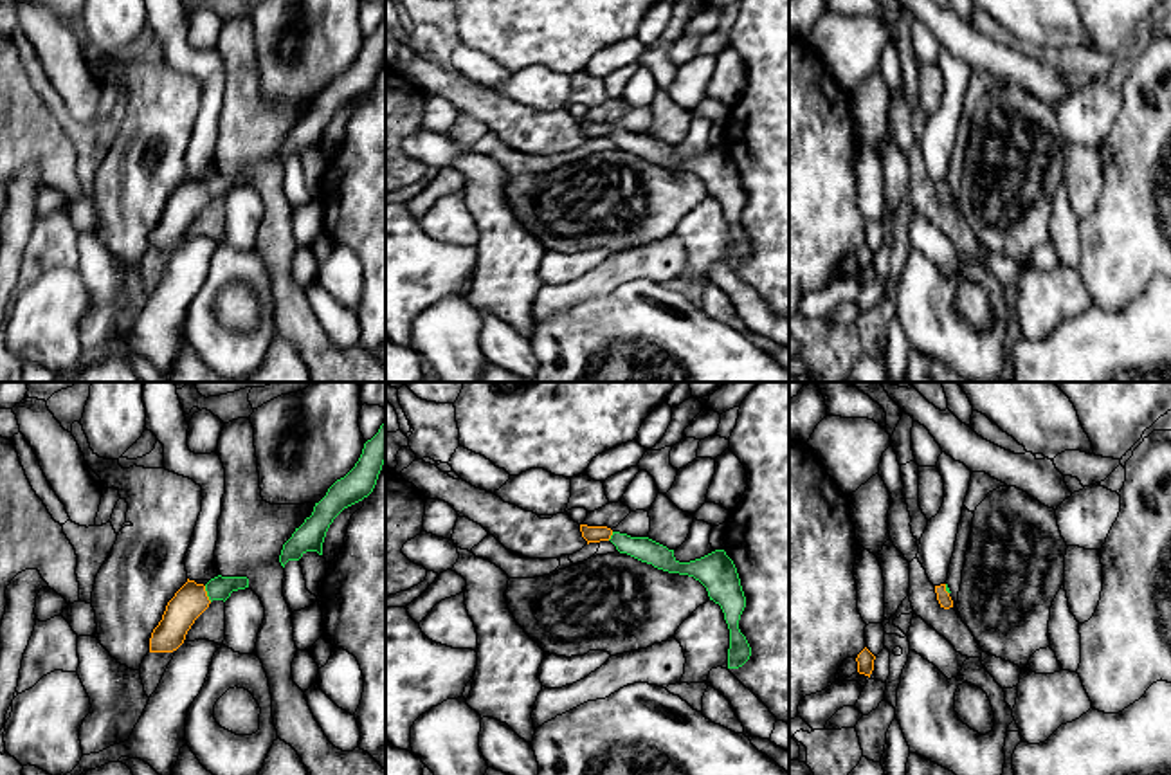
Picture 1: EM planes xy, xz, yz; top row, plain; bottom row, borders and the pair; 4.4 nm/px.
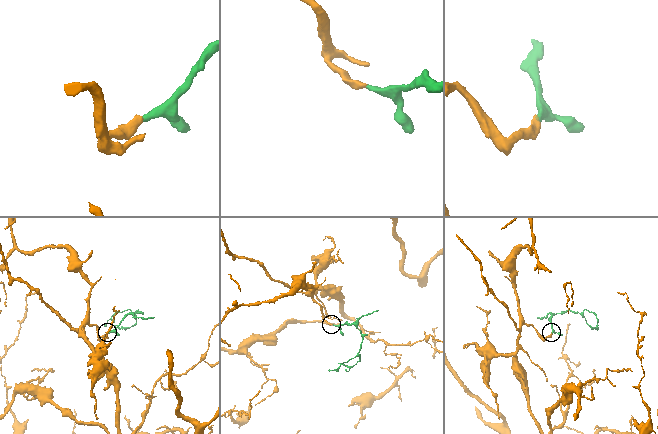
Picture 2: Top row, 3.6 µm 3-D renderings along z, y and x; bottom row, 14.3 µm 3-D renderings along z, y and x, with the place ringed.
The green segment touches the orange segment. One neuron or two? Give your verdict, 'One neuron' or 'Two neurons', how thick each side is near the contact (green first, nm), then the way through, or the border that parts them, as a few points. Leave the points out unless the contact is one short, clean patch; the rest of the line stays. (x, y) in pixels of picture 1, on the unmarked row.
One neuron. Thickness 110 nm (green) against 150 nm. Path across: xy (218, 184), (208, 190), (191, 195)

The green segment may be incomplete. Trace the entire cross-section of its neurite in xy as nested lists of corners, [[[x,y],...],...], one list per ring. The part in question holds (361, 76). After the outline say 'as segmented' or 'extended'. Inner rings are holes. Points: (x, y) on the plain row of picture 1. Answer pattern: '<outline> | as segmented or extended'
[[[386,14],[378,29],[364,40],[355,63],[328,85],[326,92],[315,99],[312,112],[306,114],[283,141],[279,151],[283,164],[288,157],[299,157],[306,148],[322,151],[322,139],[330,121],[344,105],[362,97],[373,88],[384,58]]] | as segmented

